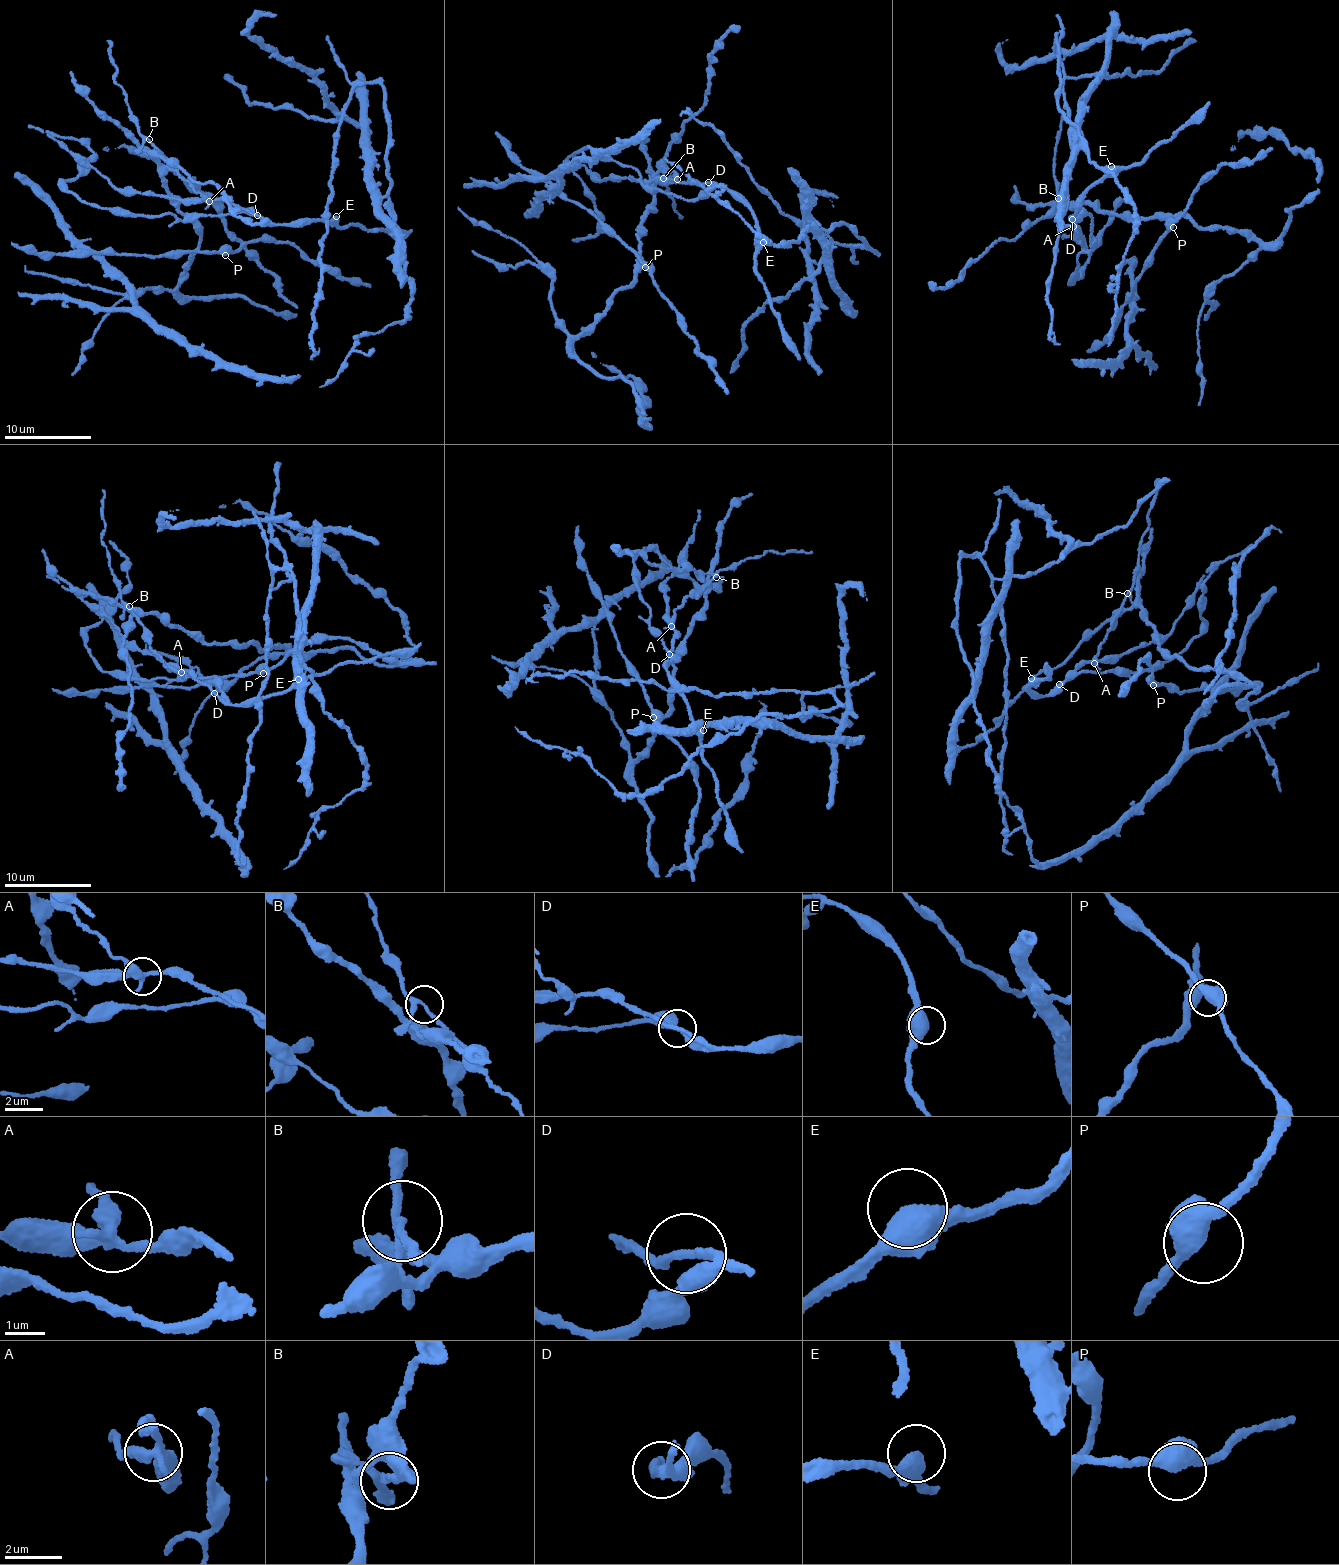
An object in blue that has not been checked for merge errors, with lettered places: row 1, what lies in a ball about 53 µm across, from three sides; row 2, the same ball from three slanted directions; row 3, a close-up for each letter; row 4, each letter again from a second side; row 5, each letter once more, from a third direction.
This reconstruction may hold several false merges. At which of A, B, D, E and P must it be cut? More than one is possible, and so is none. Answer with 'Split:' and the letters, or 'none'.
Split: A, B

